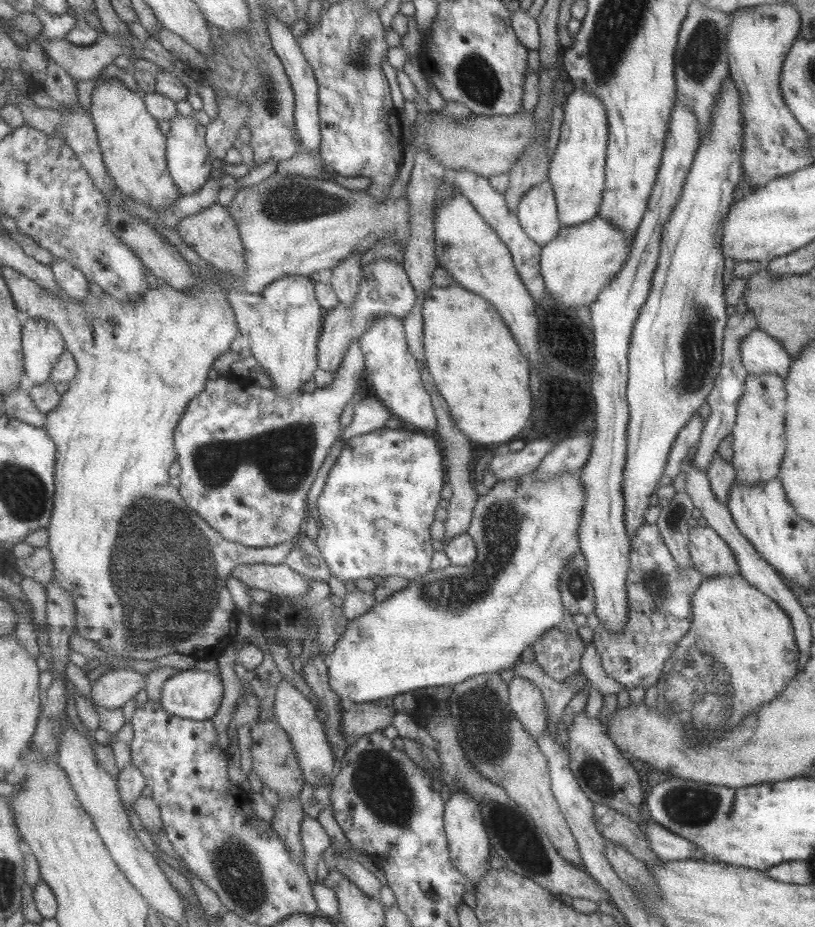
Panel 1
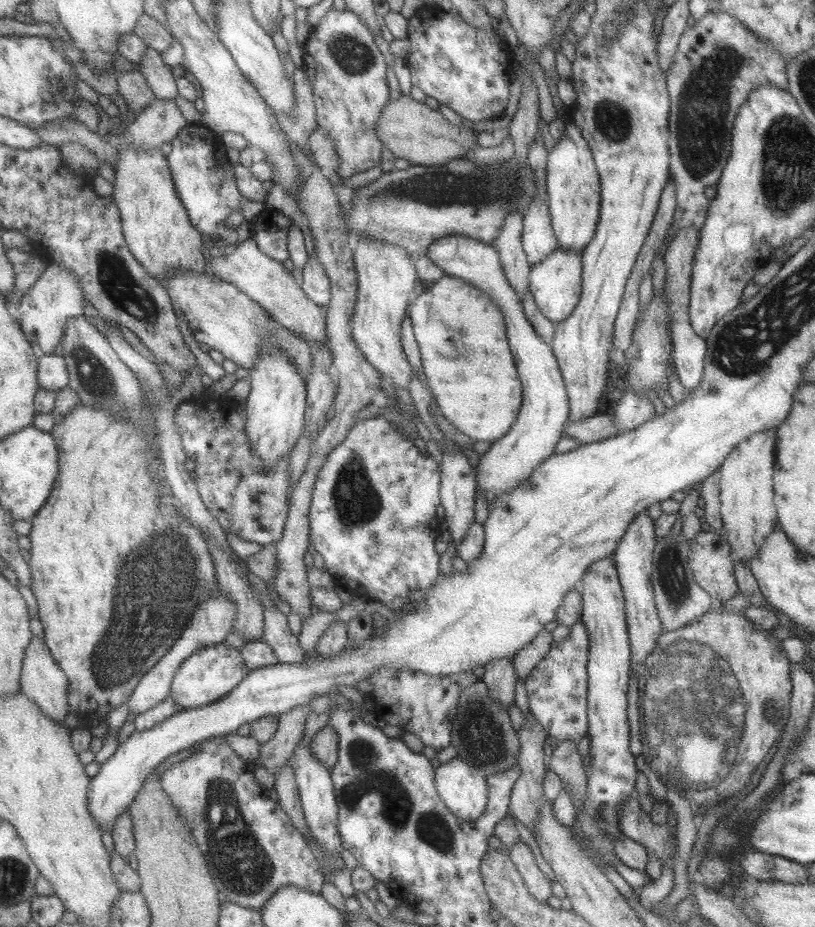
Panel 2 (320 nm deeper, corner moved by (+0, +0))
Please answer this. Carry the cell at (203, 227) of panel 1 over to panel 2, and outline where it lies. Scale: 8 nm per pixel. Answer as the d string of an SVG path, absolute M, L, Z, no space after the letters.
M252 236L237 244L233 253L229 255L223 257L219 252L214 252L209 266L209 272L240 287L257 304L265 307L280 326L295 331L310 345L325 345L327 342L327 322L321 306L308 297L301 281L293 276L291 270L285 268L283 262L265 254Z

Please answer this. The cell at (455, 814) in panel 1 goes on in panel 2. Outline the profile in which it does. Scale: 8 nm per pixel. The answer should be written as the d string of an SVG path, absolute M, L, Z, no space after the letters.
M455 756L436 768L437 795L456 818L477 820L487 804L486 776Z

